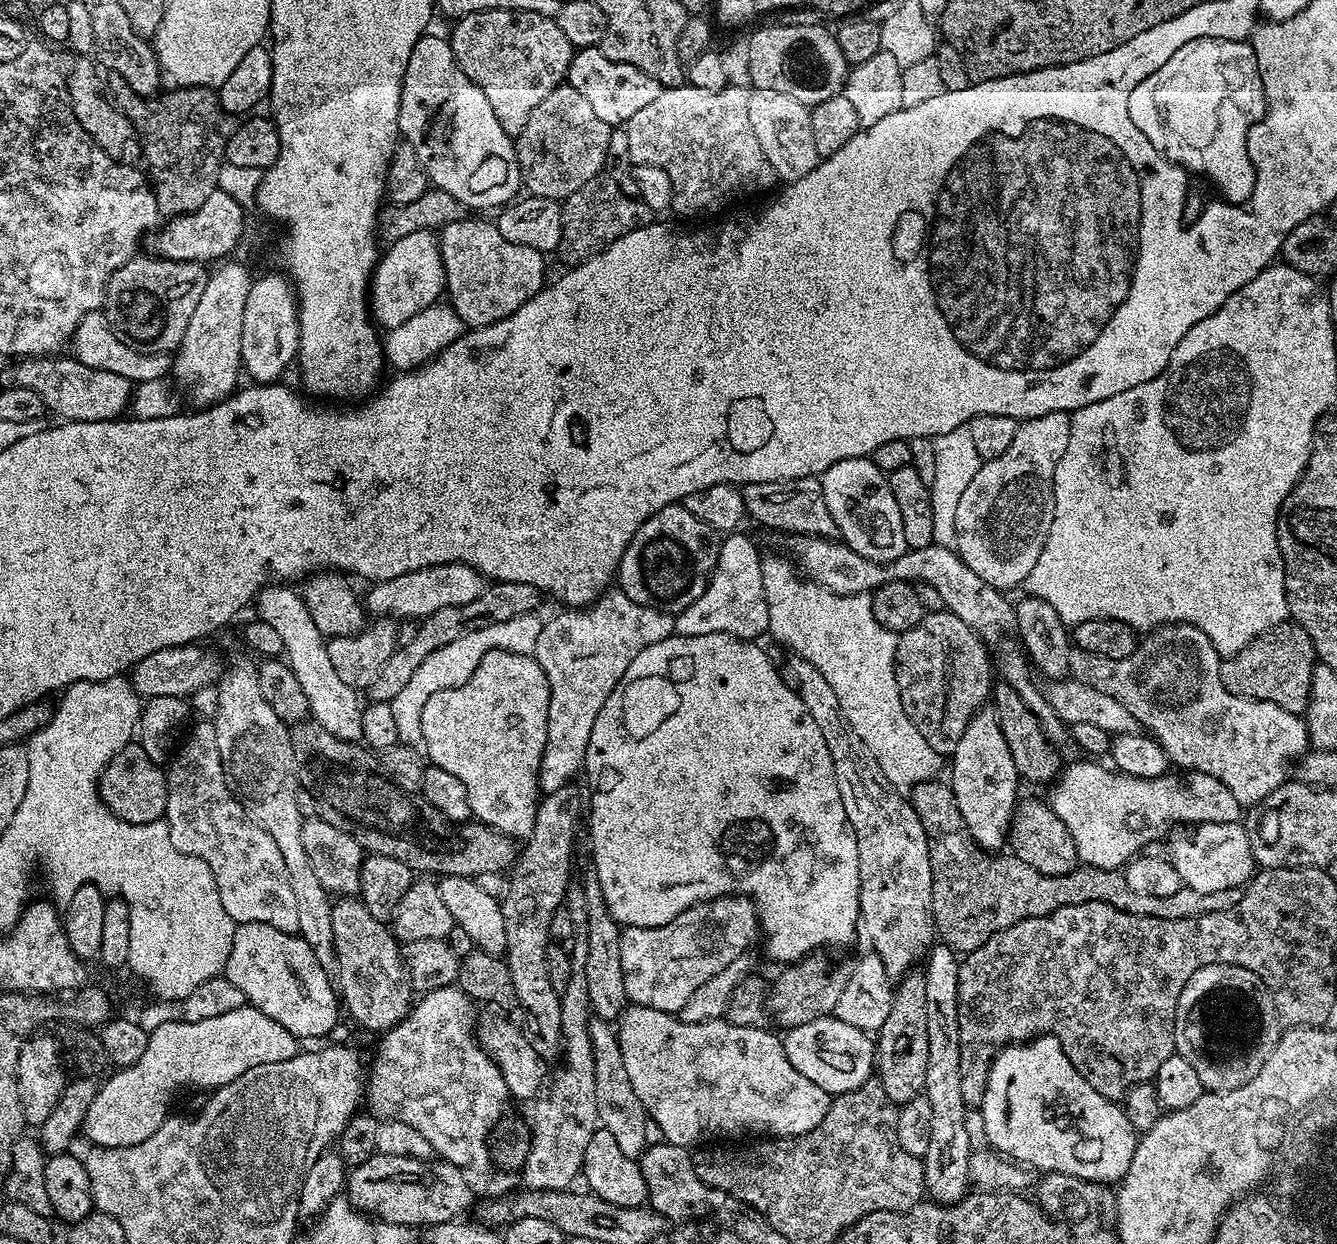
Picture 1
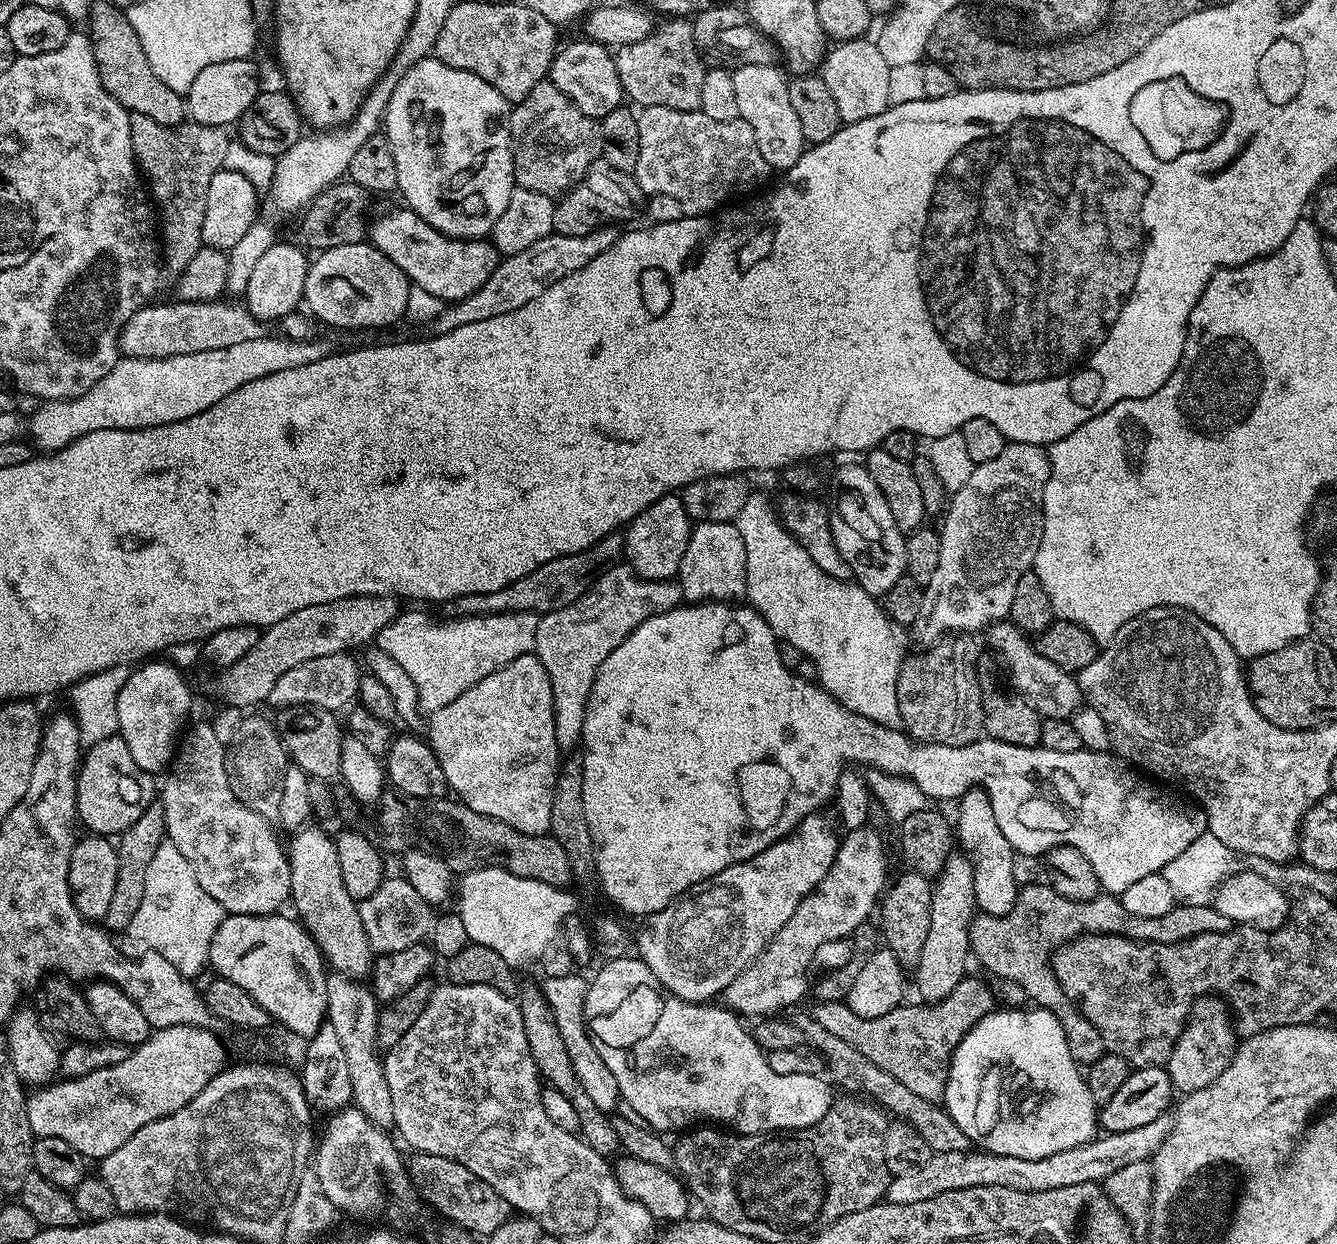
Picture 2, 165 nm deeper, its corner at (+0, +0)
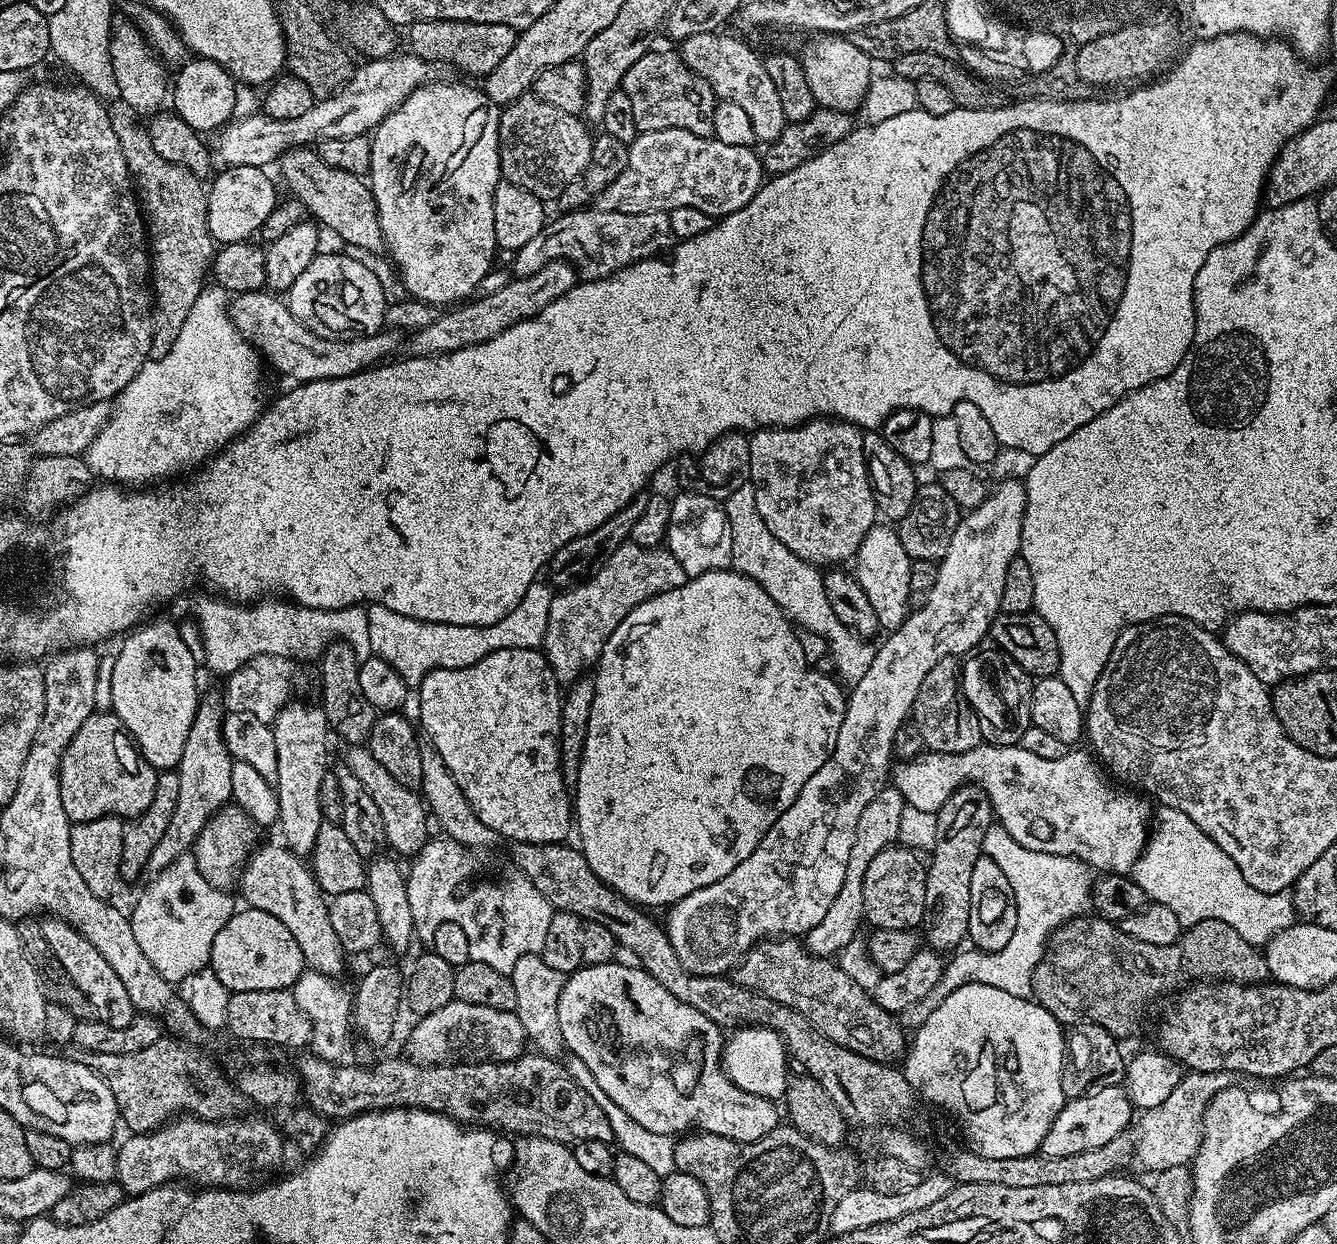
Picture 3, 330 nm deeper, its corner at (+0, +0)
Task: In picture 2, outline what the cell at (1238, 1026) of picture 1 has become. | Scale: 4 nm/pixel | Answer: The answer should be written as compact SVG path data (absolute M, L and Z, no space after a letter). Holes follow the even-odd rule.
M1209 994L1193 1007L1191 1016L1185 1024L1174 1050L1167 1062L1168 1073L1172 1079L1173 1089L1177 1093L1187 1094L1210 1086L1226 1070L1238 1047L1238 1032L1228 1021L1229 1005L1223 999Z

